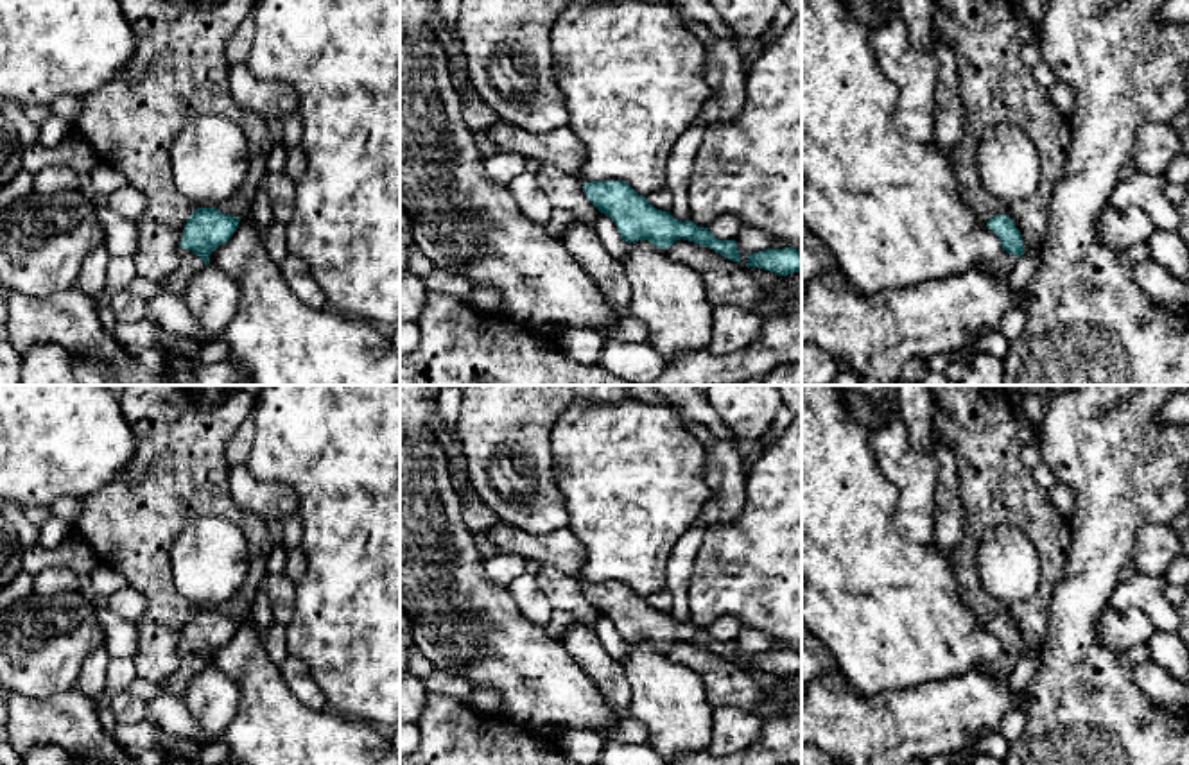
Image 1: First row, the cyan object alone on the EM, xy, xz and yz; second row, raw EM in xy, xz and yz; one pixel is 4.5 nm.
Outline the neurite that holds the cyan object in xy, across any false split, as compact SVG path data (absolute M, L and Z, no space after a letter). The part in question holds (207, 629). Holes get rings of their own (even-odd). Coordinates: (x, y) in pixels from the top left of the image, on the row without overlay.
M197 609L185 625L178 670L160 681L165 695L185 697L192 679L210 665L210 656L237 632L240 620L217 609Z

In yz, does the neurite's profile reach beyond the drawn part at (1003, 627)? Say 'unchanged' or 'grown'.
grown

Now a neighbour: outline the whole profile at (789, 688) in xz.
M802 672L782 677L780 684L768 693L769 699L777 697L782 702L784 709L791 709L791 704L802 699Z

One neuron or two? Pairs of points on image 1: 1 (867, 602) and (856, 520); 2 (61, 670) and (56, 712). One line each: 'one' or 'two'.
1: one
2: two

